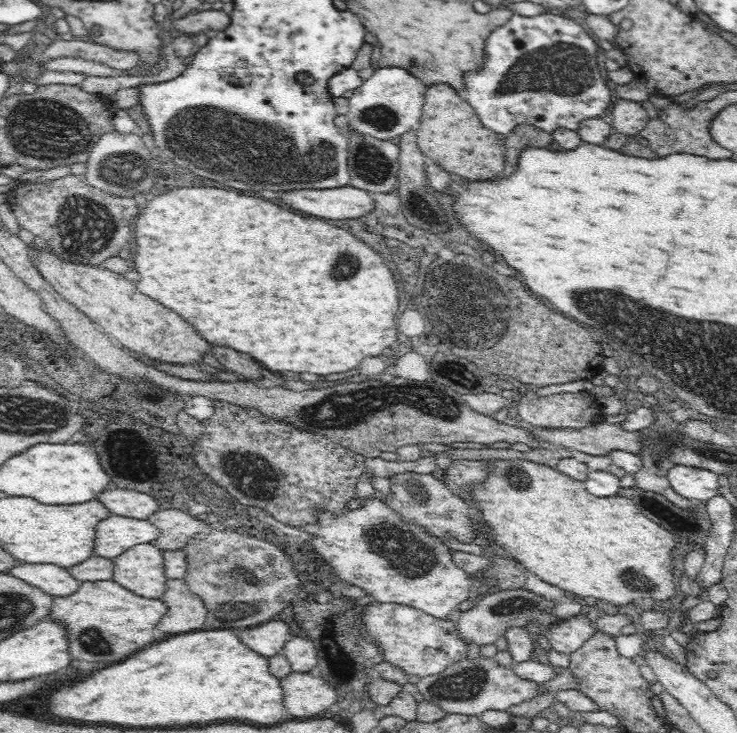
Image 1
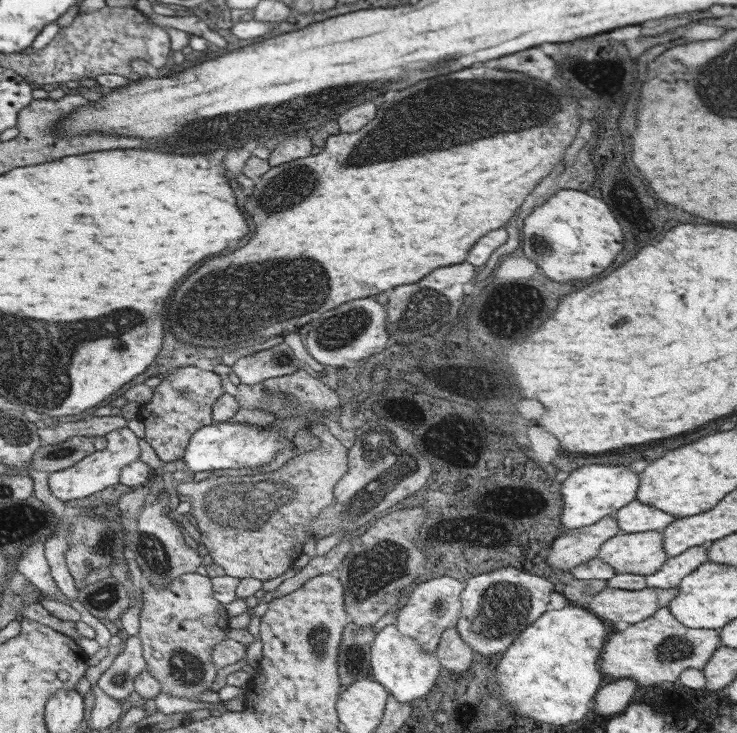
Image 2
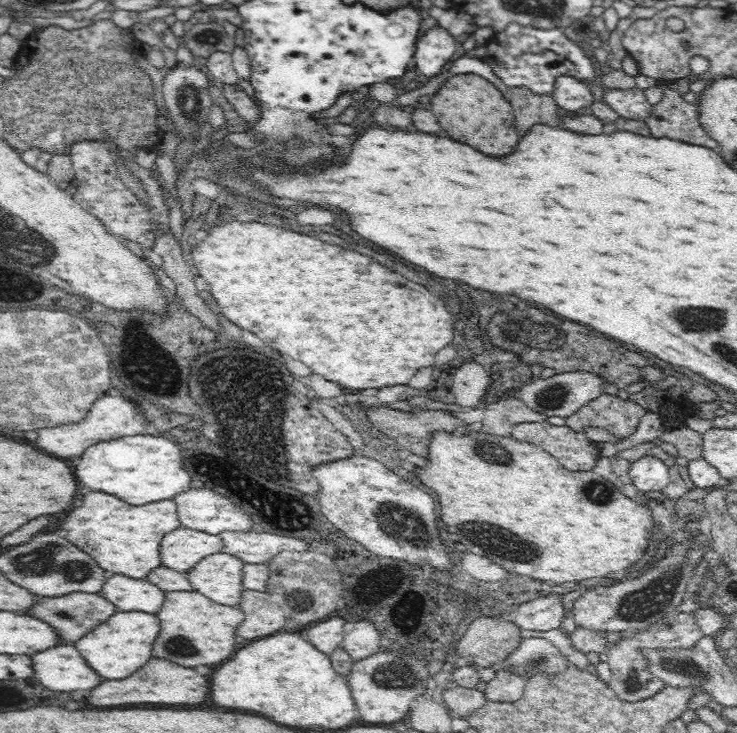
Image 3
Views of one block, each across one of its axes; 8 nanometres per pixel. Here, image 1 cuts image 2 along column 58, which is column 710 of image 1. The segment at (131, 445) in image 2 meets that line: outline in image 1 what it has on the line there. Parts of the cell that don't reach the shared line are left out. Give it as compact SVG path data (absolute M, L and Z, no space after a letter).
M675 464L667 470L667 480L674 492L693 502L705 502L718 493L717 475L703 469Z

